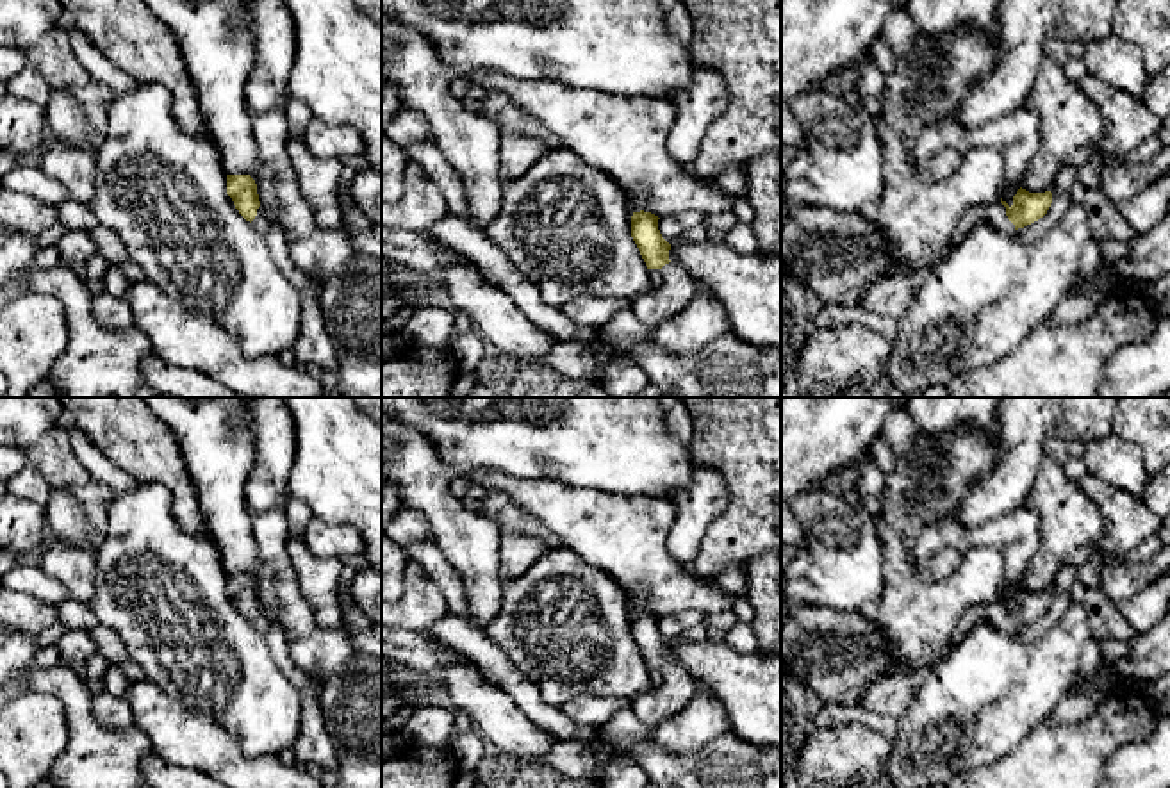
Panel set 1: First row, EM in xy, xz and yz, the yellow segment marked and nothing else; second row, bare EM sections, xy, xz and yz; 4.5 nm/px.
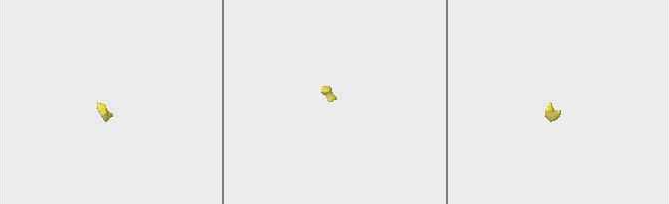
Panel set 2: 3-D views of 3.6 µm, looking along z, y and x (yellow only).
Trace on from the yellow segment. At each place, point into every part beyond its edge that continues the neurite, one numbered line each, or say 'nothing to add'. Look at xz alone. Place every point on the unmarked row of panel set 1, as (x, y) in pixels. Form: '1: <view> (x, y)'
1: xz (651, 708)

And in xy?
1: xy (261, 623)

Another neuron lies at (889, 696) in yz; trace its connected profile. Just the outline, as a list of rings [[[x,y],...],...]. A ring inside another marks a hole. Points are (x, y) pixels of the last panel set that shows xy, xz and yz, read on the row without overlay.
[[[890,674],[872,679],[858,704],[870,715],[899,720],[915,701],[919,683],[904,674]]]

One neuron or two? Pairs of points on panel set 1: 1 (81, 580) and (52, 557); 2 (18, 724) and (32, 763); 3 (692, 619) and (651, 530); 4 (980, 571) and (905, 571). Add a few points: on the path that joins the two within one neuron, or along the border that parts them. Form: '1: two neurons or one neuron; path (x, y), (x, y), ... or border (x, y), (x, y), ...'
1: one neuron; path (74, 573), (59, 562)
2: one neuron; path (24, 733), (25, 755)
3: two neurons; border (707, 612), (678, 612), (660, 617)
4: one neuron; path (962, 587), (922, 587)

